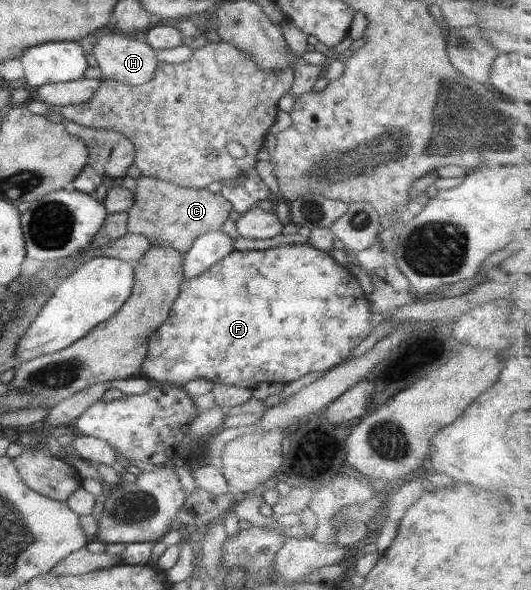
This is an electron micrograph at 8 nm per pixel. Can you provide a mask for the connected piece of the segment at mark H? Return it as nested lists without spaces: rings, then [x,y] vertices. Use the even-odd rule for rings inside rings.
[[[120,32],[108,33],[99,37],[93,47],[94,58],[102,70],[102,80],[114,80],[126,85],[139,86],[149,82],[158,68],[158,58],[154,47],[146,41],[139,41],[133,35],[122,35]]]

